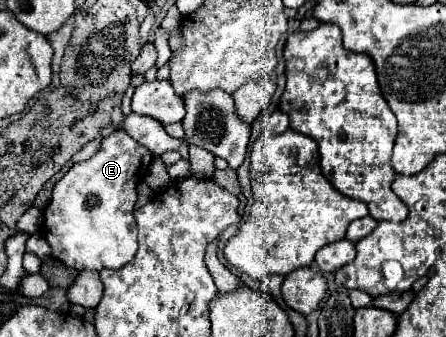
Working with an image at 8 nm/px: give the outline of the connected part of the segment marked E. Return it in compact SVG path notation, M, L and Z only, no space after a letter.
M116 129L112 135L102 139L100 151L82 163L74 163L70 171L56 183L52 191L52 201L44 209L44 225L42 233L52 247L52 257L60 259L64 265L76 271L102 271L102 269L118 269L134 259L138 243L138 231L134 221L134 205L136 205L136 187L142 181L144 173L152 163L152 153L138 141L134 141L124 129Z

